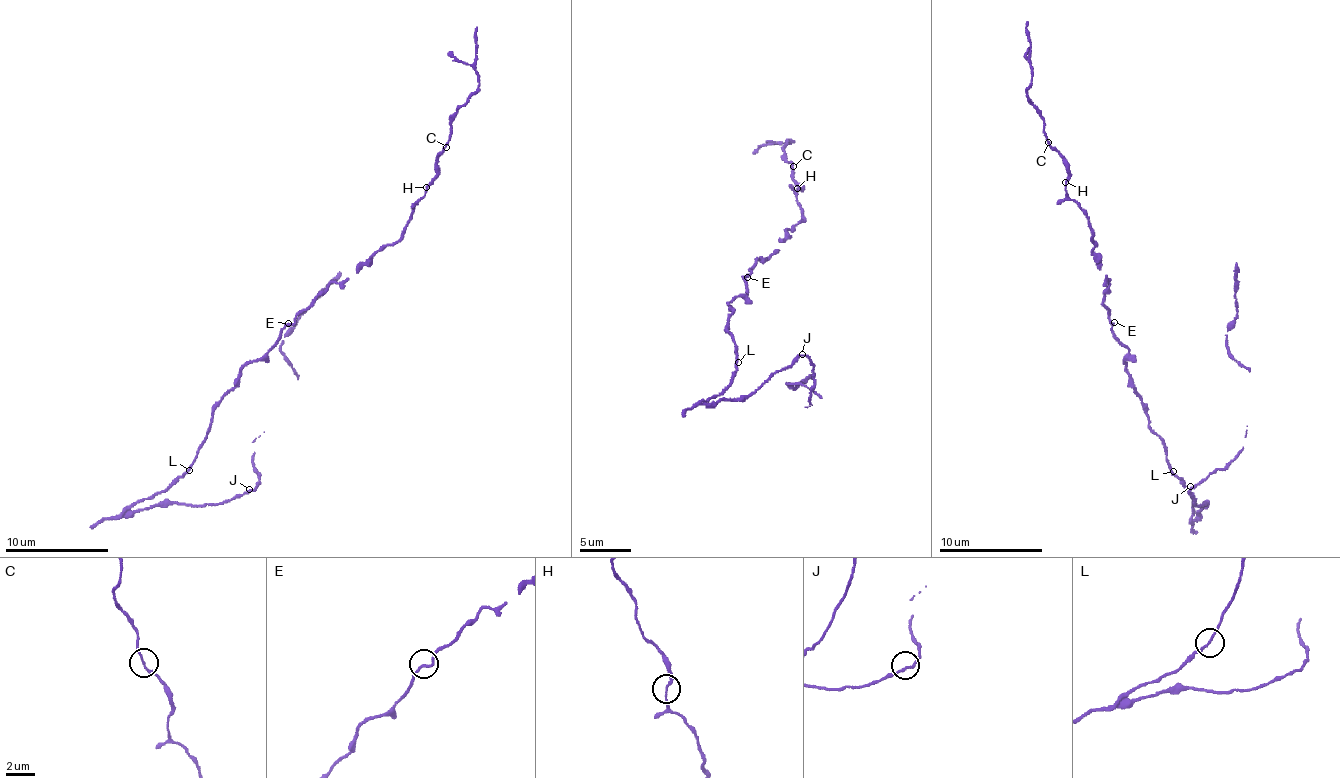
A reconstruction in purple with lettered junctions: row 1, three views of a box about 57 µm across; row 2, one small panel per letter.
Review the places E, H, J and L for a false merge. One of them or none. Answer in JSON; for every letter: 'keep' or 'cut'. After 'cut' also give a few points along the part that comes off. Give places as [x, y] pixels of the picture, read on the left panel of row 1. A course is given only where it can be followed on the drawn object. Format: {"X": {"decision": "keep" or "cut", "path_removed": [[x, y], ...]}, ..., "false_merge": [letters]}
{"E": {"decision": "keep"}, "H": {"decision": "keep"}, "J": {"decision": "keep"}, "L": {"decision": "keep"}, "false_merge": []}

